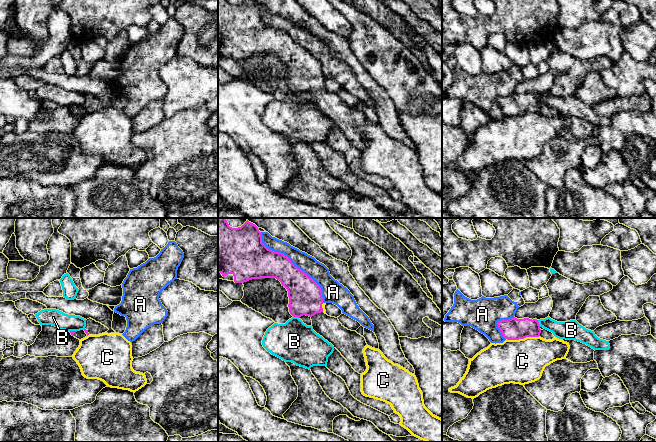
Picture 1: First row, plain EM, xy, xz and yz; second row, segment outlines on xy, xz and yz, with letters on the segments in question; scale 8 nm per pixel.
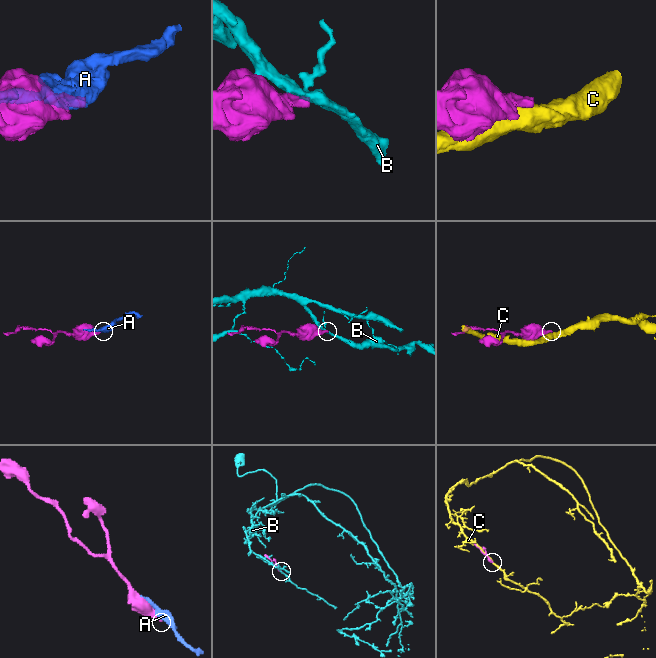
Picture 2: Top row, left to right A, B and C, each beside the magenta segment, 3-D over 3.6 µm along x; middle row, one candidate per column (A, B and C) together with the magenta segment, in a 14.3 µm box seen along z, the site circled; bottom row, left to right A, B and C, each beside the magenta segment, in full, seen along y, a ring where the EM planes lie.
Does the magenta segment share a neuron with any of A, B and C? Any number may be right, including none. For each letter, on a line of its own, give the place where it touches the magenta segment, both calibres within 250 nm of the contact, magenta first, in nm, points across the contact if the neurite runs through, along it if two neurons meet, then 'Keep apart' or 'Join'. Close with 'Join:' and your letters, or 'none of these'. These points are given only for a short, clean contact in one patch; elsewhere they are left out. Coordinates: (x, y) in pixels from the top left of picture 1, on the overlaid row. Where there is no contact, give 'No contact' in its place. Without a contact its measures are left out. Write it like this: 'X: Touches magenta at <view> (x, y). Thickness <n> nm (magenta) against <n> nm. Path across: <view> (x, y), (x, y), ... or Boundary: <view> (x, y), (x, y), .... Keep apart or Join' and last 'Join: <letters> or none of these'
A: Touches magenta at xz (293, 264). Thickness 260 nm (magenta) against 150 nm. Keep apart
B: Touches magenta at yz (538, 323). Thickness 180 nm (magenta) against 150 nm. Keep apart
C: Touches magenta at yz (522, 338). Thickness 180 nm (magenta) against 360 nm. Keep apart
Join: none of these

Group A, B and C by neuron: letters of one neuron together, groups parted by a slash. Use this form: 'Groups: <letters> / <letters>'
Groups: A / B / C

